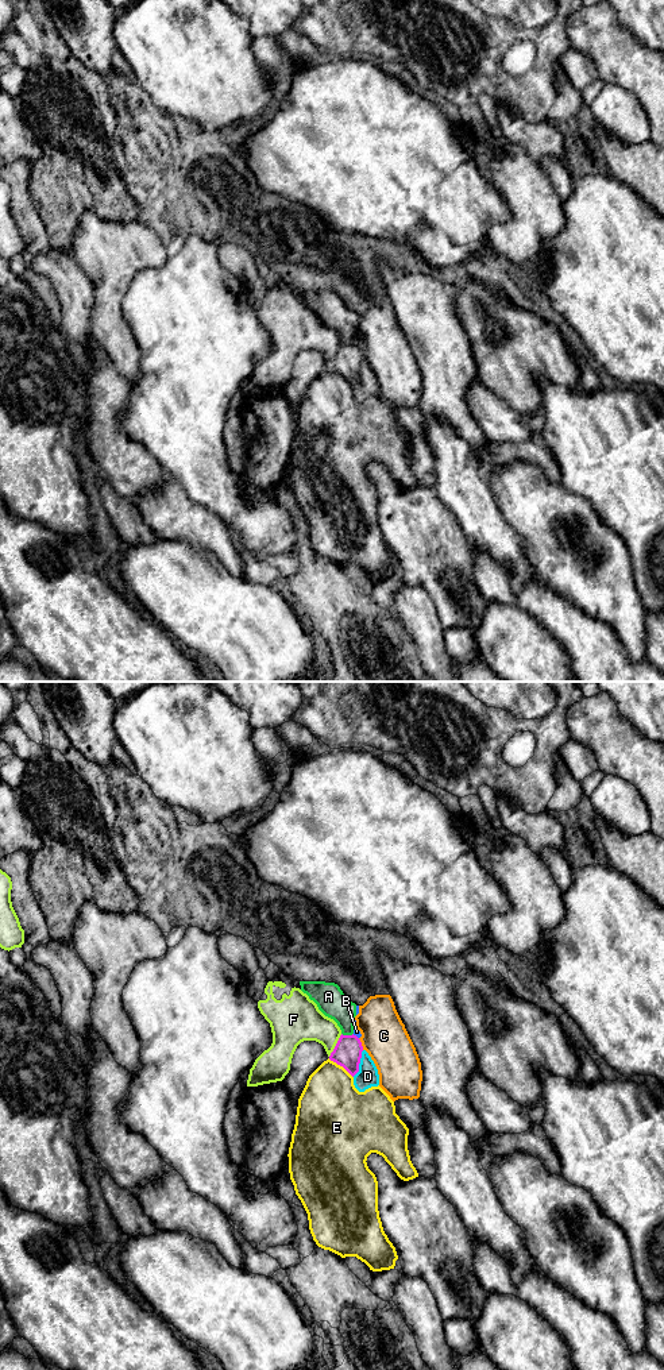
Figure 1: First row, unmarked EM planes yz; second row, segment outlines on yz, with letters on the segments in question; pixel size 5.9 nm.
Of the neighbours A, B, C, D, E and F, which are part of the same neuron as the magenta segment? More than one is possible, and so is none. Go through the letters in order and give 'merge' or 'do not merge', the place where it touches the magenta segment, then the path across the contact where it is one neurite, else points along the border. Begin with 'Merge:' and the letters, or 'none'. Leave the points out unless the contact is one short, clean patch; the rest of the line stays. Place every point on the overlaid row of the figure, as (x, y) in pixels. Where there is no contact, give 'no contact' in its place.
Merge: none
A: do not merge | yz (347, 1035) | along yz (342, 1033), (352, 1034)
B: do not merge | yz (355, 1035)
C: do not merge | yz (361, 1044)
D: do not merge | yz (359, 1062) | along yz (363, 1050), (359, 1058), (359, 1069), (352, 1076)
E: do not merge | yz (340, 1065)
F: do not merge | yz (336, 1045)

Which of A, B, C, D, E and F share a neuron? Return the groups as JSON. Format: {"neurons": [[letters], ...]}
{"neurons": [["A", "B", "D"], ["C"], ["E"], ["F"]]}

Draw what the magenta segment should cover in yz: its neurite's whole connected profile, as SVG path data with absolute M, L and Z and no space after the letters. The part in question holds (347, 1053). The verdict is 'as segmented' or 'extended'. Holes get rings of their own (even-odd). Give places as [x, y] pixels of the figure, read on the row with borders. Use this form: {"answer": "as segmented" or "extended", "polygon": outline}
{"answer": "as segmented", "polygon": "M340 1035L329 1060L343 1066L352 1077L359 1072L363 1046L356 1035Z"}

